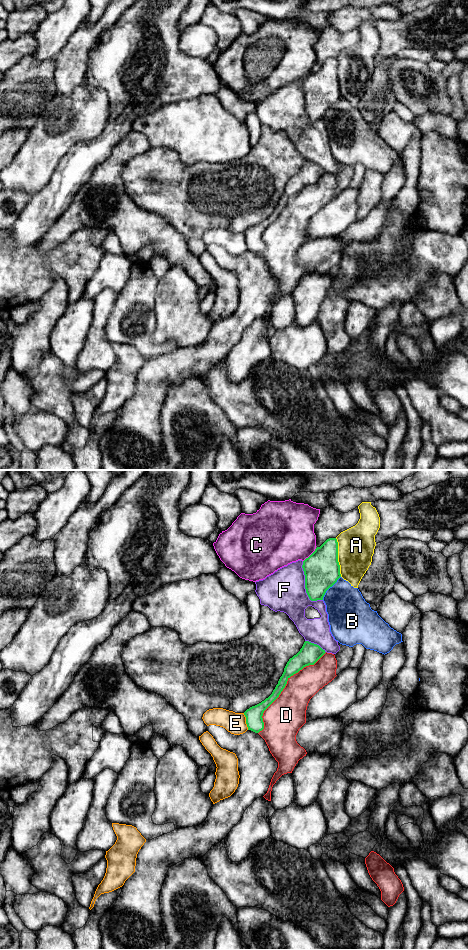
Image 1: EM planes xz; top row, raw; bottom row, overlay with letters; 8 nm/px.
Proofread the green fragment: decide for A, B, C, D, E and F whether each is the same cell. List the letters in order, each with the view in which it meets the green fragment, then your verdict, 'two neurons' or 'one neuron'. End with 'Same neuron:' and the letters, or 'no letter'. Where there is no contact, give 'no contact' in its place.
A: contact in xz; two neurons
B: contact in xz; two neurons
C: contact in xz; two neurons
D: contact in xz; two neurons
E: contact in xz; two neurons
F: contact in xz; two neurons
Same neuron: no letter

